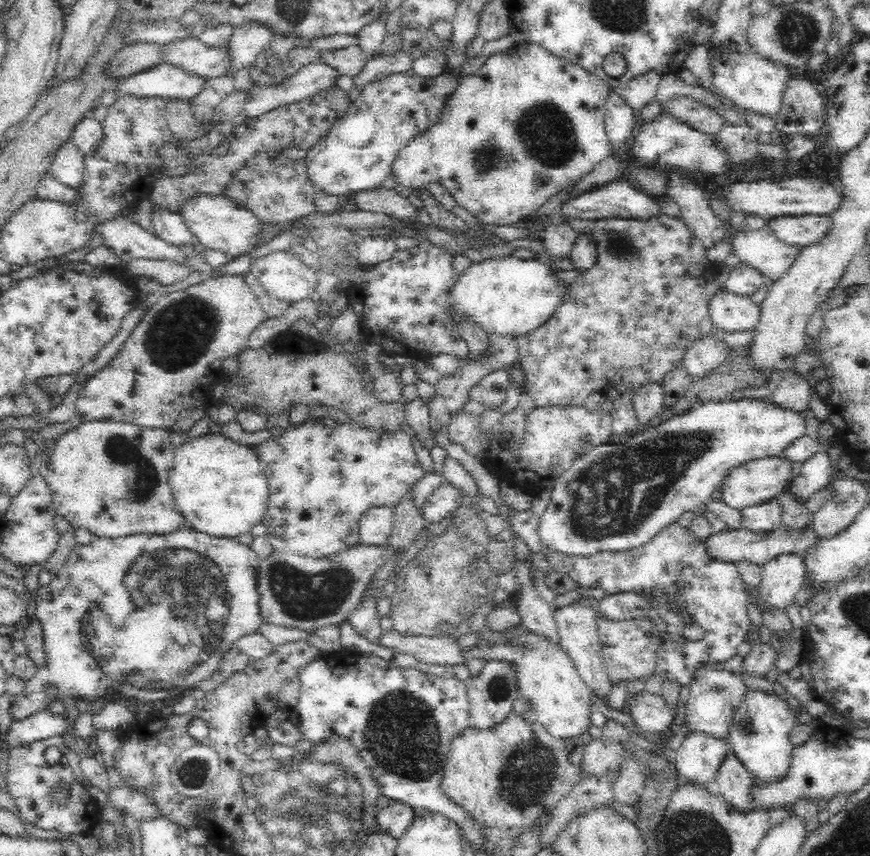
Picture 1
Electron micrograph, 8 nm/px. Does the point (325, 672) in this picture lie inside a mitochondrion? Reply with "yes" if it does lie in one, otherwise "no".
no

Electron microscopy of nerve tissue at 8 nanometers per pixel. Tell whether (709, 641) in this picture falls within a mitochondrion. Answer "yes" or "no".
no

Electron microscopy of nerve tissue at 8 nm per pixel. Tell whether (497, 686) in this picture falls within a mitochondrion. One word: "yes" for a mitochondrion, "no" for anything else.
yes

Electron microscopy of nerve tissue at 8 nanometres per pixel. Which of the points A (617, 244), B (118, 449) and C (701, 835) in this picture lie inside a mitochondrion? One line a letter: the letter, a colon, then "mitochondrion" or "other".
A: mitochondrion
B: mitochondrion
C: mitochondrion

